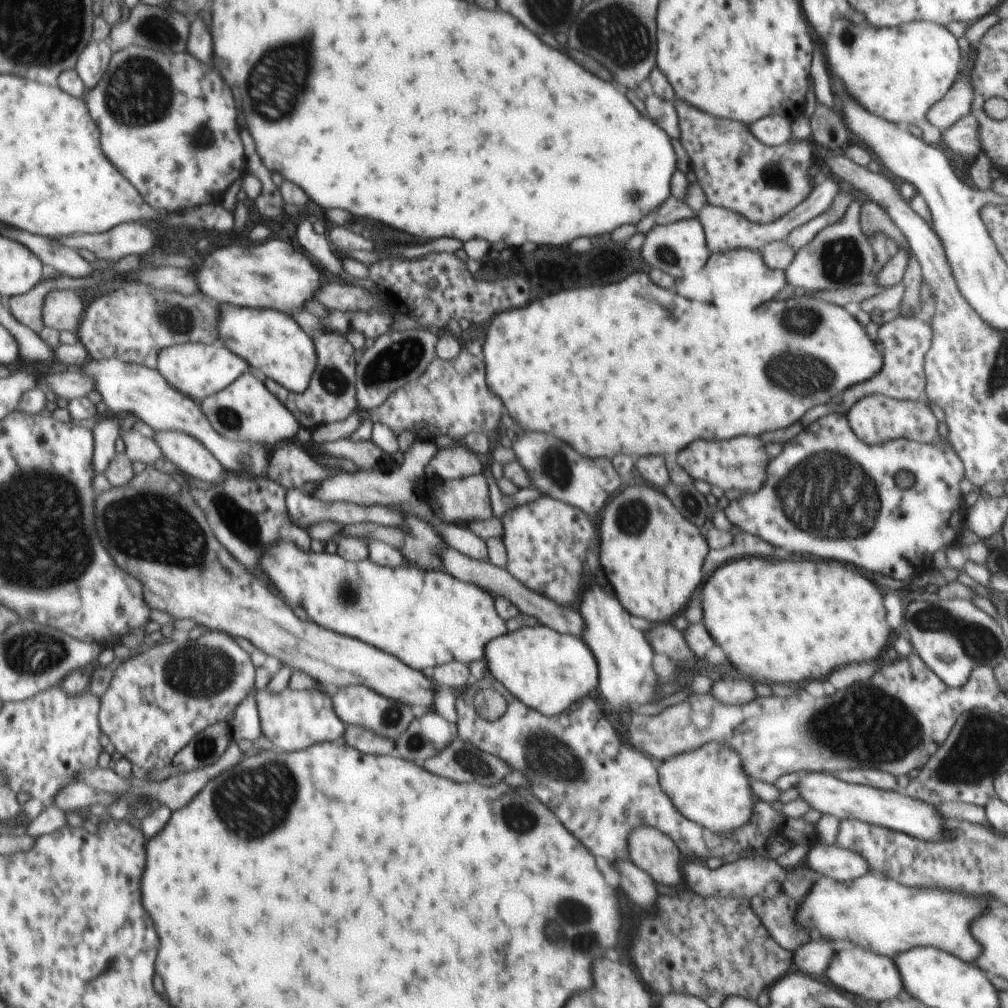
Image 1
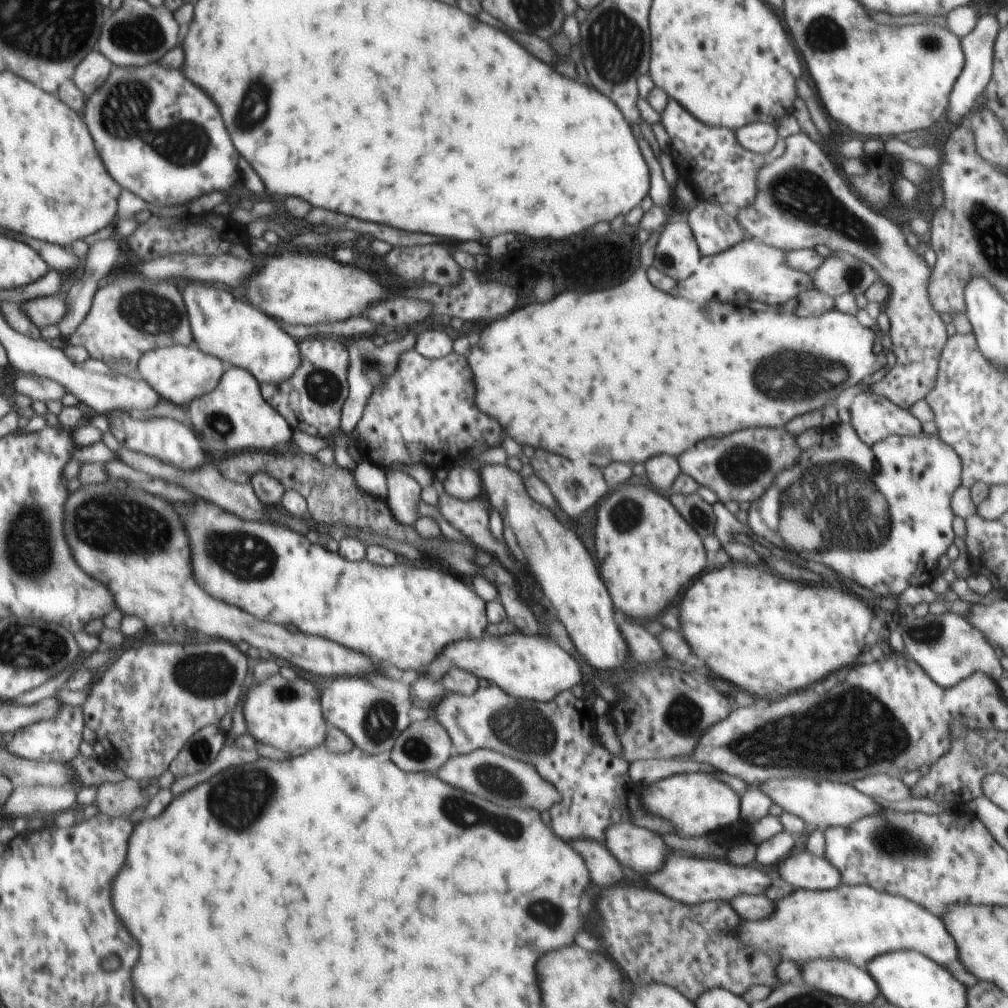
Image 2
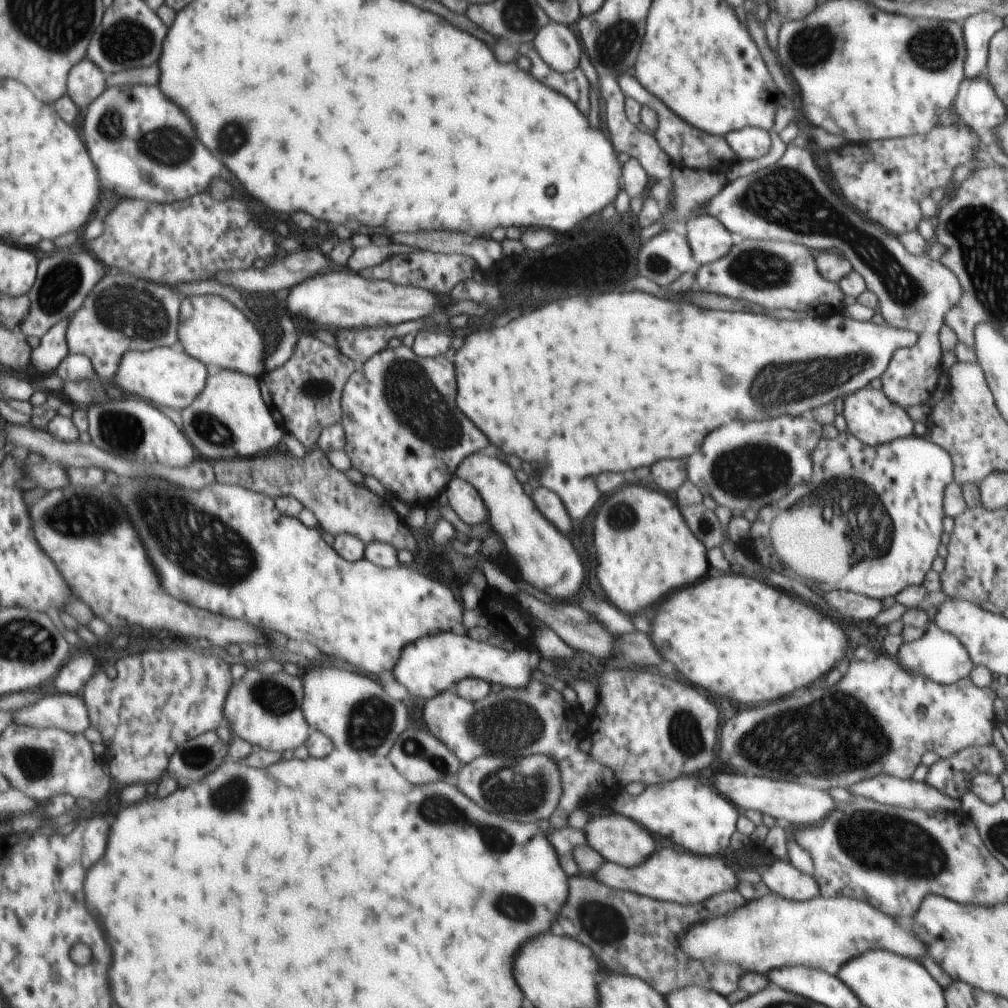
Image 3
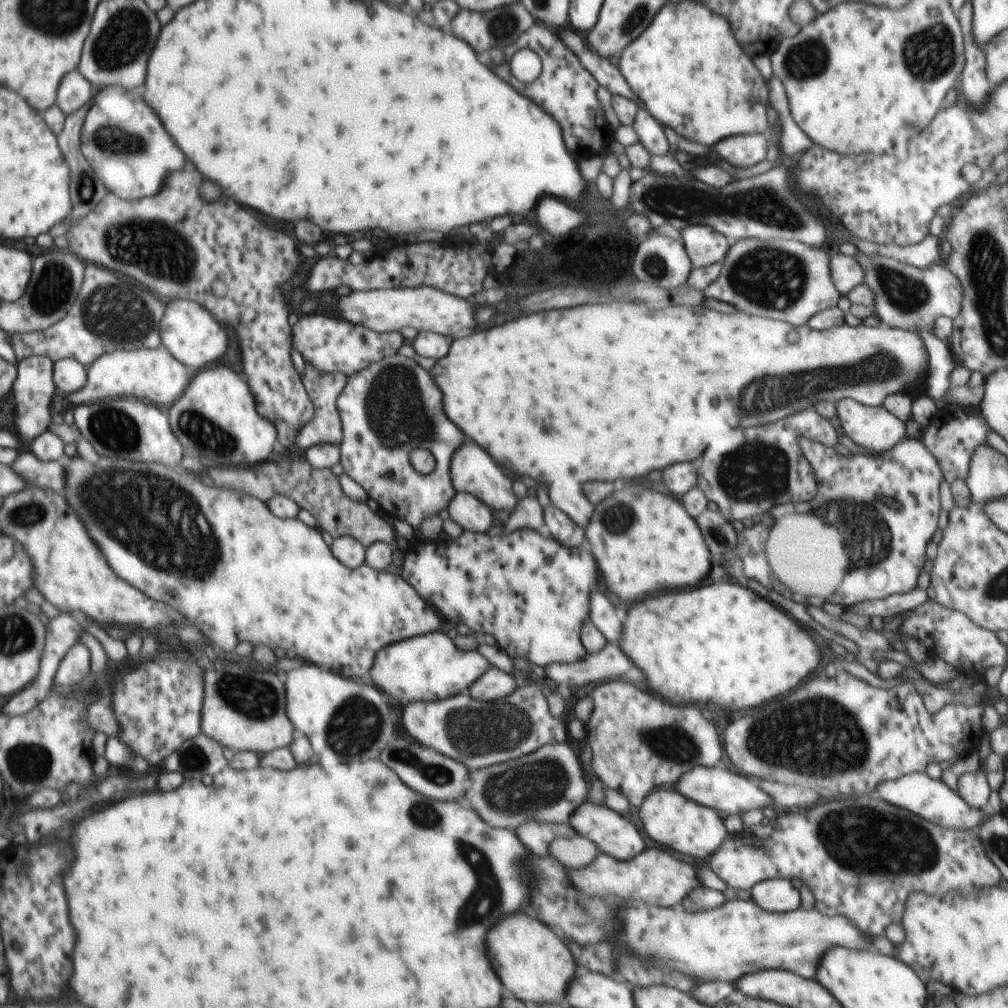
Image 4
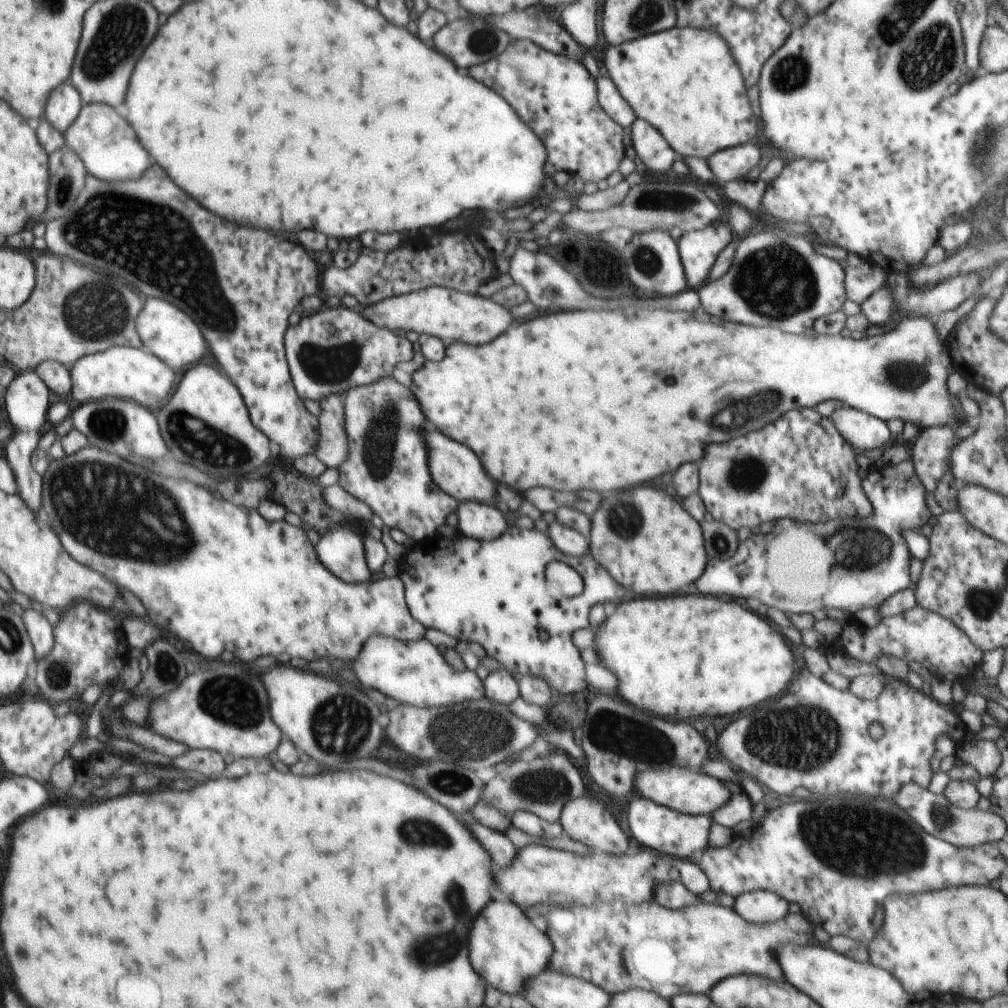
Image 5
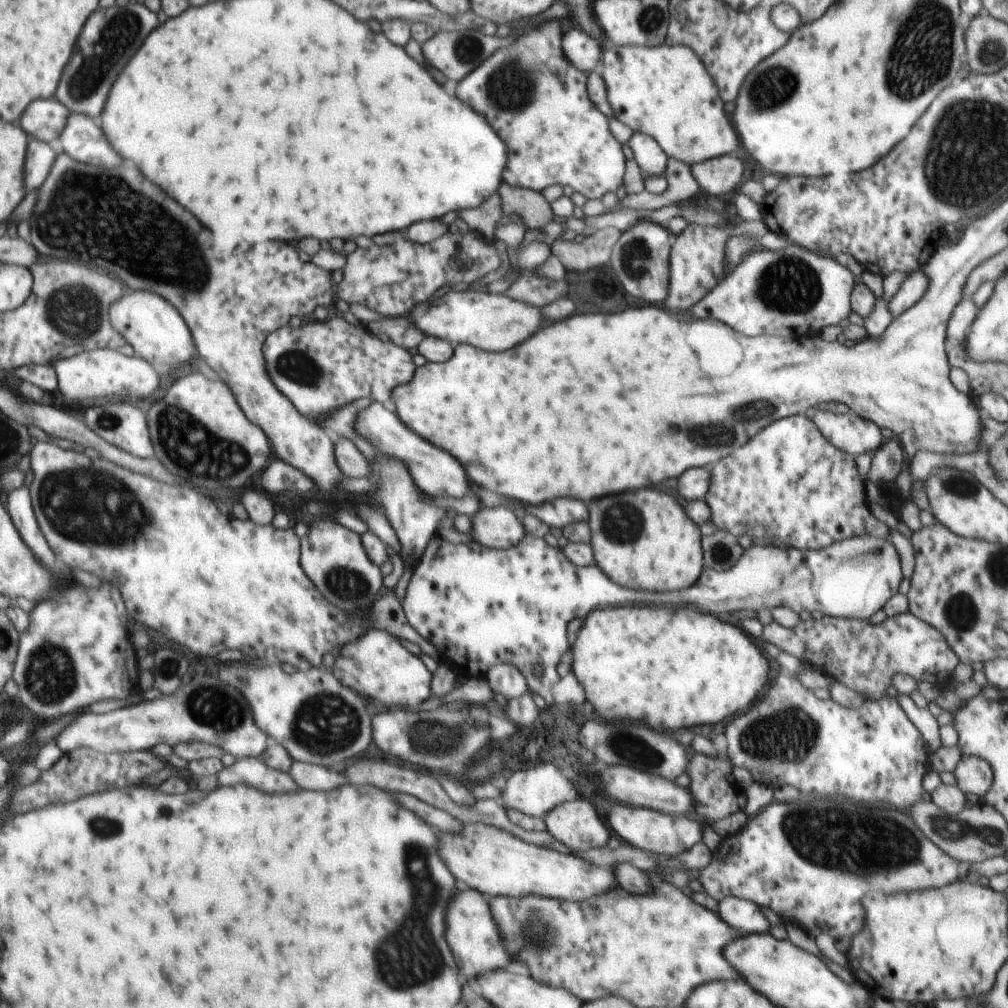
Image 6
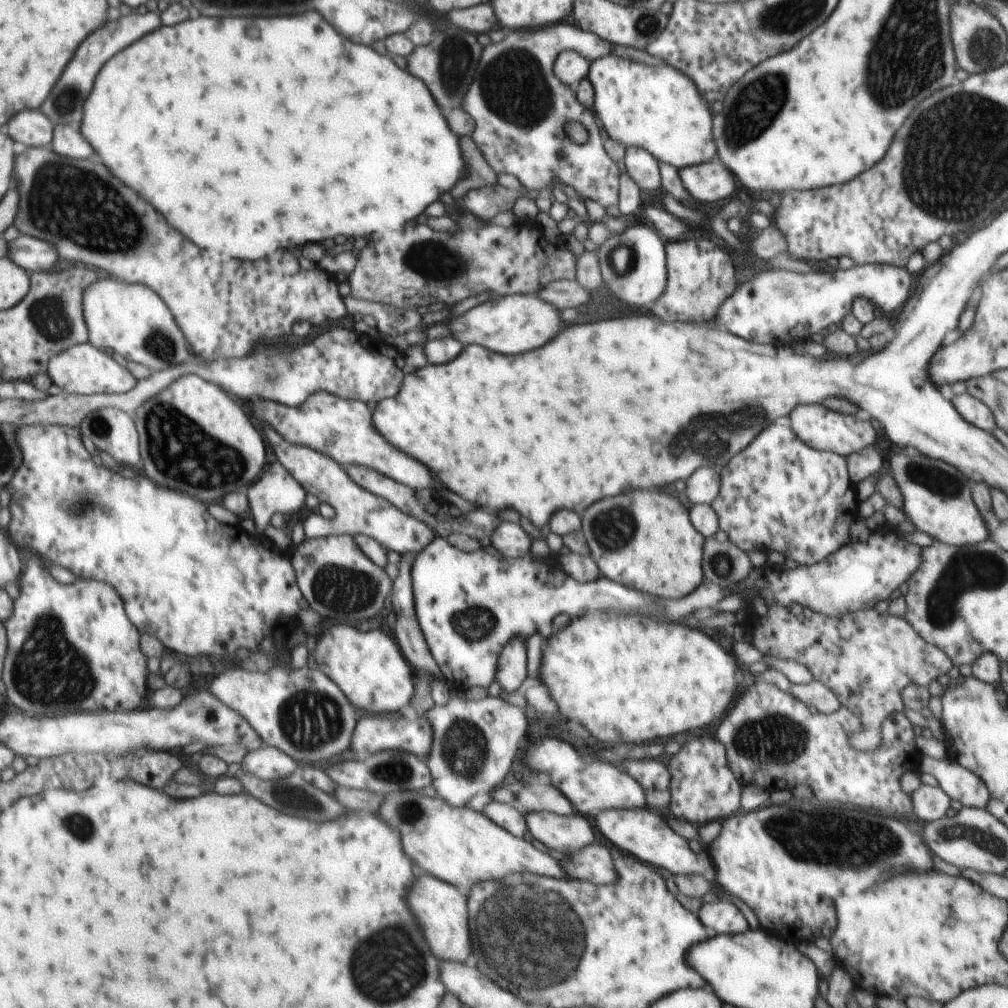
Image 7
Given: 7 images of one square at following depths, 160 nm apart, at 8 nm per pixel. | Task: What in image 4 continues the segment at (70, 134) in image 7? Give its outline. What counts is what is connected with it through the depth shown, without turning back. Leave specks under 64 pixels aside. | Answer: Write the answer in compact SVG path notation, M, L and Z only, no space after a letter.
M104 87L100 89L91 102L84 108L85 119L81 128L81 151L84 158L92 167L95 178L100 180L107 191L120 198L134 200L156 194L166 180L166 172L176 172L186 166L186 158L180 150L176 150L176 144L168 134L164 134L164 128L158 122L158 116L142 102L140 96L122 87Z

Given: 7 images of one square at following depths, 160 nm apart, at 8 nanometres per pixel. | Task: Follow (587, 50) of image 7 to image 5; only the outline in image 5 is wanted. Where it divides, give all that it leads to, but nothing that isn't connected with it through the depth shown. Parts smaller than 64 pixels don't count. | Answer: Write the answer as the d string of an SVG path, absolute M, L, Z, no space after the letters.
M513 39L507 48L487 62L474 66L468 70L468 76L482 82L496 94L500 94L506 102L512 104L512 110L540 136L546 148L546 162L544 162L544 176L552 180L556 172L578 174L584 182L602 182L612 172L616 172L620 162L630 150L622 144L622 139L627 134L601 106L597 95L597 78L595 78L582 63L576 58L563 54L550 54L540 45L530 39Z

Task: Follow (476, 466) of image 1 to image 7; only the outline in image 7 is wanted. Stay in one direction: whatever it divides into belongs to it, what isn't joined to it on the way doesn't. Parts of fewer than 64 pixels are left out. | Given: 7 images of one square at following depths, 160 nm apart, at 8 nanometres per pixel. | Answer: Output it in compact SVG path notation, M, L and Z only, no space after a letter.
M504 521L495 528L491 544L502 556L524 556L529 554L532 539L520 524Z

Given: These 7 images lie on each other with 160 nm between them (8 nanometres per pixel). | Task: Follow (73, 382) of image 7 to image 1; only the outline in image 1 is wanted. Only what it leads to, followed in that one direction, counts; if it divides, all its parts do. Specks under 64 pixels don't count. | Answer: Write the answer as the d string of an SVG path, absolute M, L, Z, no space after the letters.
M216 339L214 344L184 343L164 347L157 356L156 364L157 371L168 384L198 404L207 396L224 390L225 386L232 384L243 372L252 371L248 363L229 351L220 339Z

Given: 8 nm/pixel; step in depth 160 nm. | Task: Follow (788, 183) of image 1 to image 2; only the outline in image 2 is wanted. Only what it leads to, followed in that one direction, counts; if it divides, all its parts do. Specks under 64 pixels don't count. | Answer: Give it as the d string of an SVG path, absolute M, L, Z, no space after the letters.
M669 98L661 114L661 123L670 137L669 150L678 174L694 188L698 199L718 203L725 211L733 214L752 204L757 191L755 178L766 163L765 155L745 149L736 140L735 131L700 122L673 98Z

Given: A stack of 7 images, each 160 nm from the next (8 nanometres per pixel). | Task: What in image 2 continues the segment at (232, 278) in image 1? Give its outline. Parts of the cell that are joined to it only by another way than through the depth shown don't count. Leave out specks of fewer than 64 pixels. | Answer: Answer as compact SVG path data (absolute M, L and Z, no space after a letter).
M280 256L268 258L260 272L246 282L250 304L286 324L324 324L344 322L365 316L371 307L386 301L397 292L380 284L378 278L356 266L344 266L326 256Z

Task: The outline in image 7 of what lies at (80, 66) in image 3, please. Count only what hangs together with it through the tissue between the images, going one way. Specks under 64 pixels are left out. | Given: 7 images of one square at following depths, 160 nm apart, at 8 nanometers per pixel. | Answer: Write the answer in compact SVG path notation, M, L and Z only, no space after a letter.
M39 109L24 110L24 114L8 122L8 134L14 142L21 142L23 148L49 147L55 126Z

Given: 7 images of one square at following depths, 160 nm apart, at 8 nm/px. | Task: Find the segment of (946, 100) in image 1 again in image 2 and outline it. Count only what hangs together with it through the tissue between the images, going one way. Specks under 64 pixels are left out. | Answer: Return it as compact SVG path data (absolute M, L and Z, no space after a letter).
M978 16L976 26L972 32L969 32L962 40L961 47L965 56L965 65L961 75L955 82L949 98L949 109L946 120L960 124L975 105L976 97L984 92L987 84L990 82L993 73L993 46L996 35L1001 29L998 19L993 16Z

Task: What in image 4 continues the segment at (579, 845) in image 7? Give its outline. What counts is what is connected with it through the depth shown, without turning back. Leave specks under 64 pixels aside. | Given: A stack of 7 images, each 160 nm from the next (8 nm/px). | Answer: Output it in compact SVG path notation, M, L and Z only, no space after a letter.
M584 802L575 808L575 811L570 815L568 824L572 826L576 834L592 841L598 847L600 853L609 854L612 858L619 861L627 861L634 858L637 854L640 854L646 846L642 834L638 832L638 828L636 828L632 822L629 822L628 816L617 813L606 805Z

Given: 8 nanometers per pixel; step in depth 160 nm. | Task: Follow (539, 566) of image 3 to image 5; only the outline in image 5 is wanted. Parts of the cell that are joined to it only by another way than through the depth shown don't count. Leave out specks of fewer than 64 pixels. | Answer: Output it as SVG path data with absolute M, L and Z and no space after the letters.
M430 425L427 426L425 432L425 447L427 450L428 470L432 474L434 484L444 490L446 494L450 494L452 498L458 502L464 500L476 500L479 503L492 503L492 497L495 494L493 480L486 472L482 470L482 464L478 462L476 454L472 450L468 450L463 444L452 442L450 438L440 434L438 429L434 429Z

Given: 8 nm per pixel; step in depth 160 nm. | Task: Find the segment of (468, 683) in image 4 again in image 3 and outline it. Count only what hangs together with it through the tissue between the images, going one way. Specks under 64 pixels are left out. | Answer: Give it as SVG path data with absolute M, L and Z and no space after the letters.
M454 632L430 634L404 646L396 666L391 670L396 682L407 688L411 698L432 698L467 678L487 680L490 684L503 687L524 688L531 683L530 672L536 669L541 656L530 645L528 648L516 647L515 652L507 652L501 647L475 641L466 634Z

